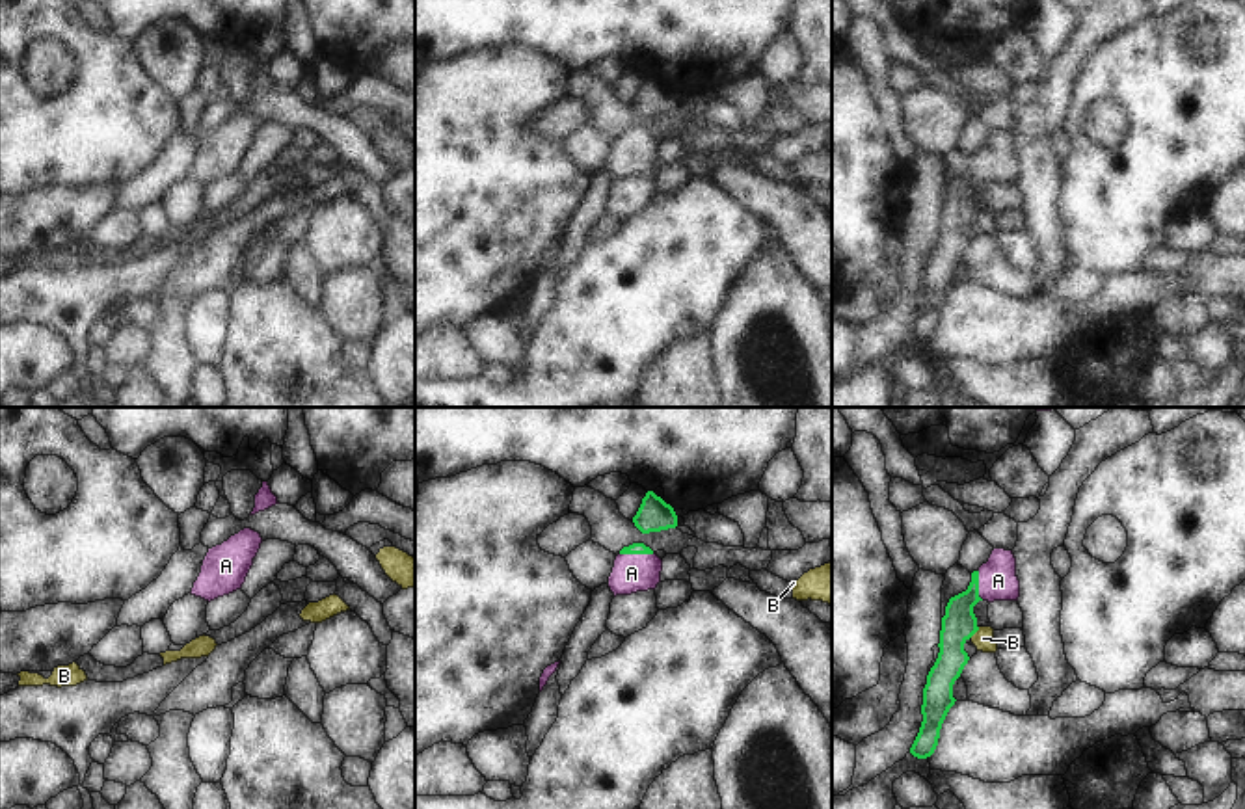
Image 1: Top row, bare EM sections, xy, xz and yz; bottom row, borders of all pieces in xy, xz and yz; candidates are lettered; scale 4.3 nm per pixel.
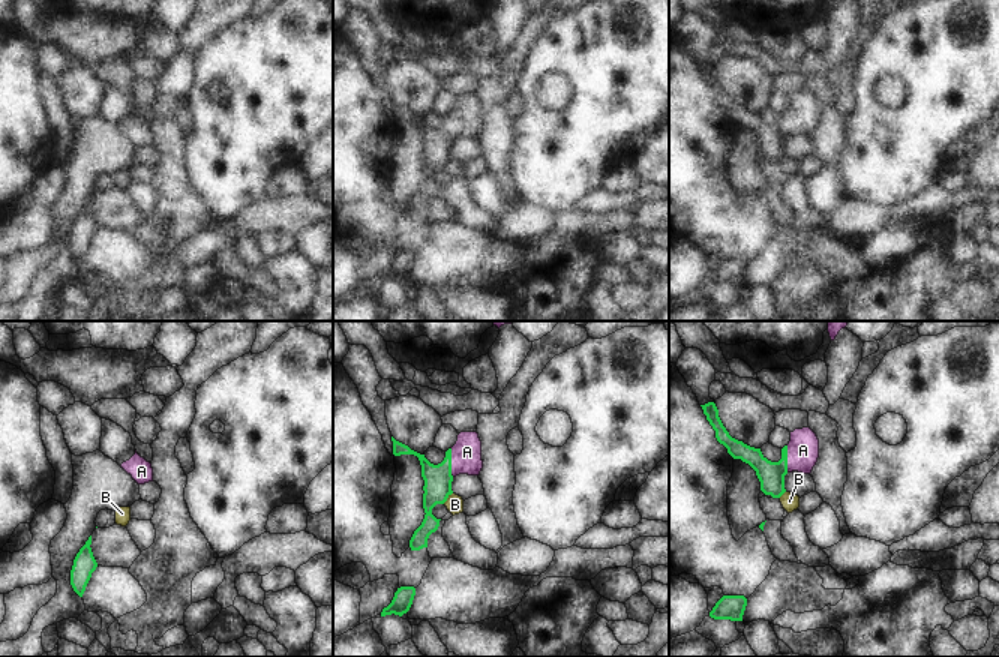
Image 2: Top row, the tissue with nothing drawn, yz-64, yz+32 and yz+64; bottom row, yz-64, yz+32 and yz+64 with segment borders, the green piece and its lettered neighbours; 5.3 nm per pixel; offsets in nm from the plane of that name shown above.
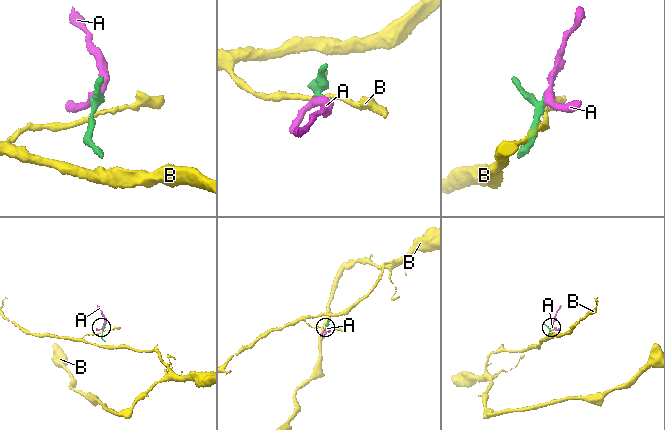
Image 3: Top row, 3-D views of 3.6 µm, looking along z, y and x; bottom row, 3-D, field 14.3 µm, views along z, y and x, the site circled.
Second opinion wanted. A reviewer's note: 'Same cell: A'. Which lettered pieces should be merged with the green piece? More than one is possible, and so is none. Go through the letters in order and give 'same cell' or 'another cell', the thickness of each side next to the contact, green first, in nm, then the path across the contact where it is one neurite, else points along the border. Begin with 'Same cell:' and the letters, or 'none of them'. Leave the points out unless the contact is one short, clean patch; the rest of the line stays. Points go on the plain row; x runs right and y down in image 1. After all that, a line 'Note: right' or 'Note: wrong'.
Same cell: A
A: same cell; calibres 50 and 170 nm
B: another cell; calibres 150 and 90 nm; border yz (979, 211), (970, 220)
Note: right

